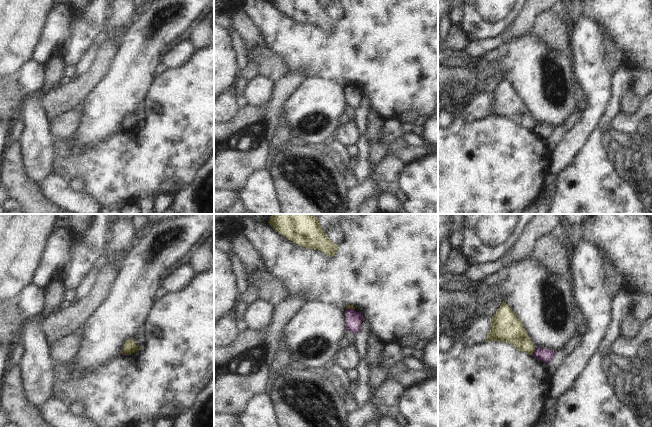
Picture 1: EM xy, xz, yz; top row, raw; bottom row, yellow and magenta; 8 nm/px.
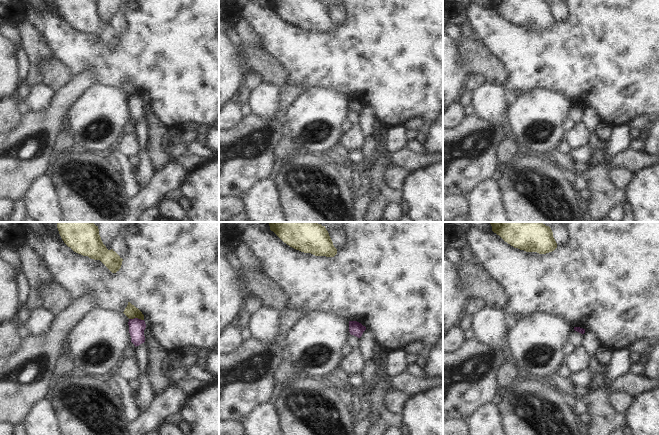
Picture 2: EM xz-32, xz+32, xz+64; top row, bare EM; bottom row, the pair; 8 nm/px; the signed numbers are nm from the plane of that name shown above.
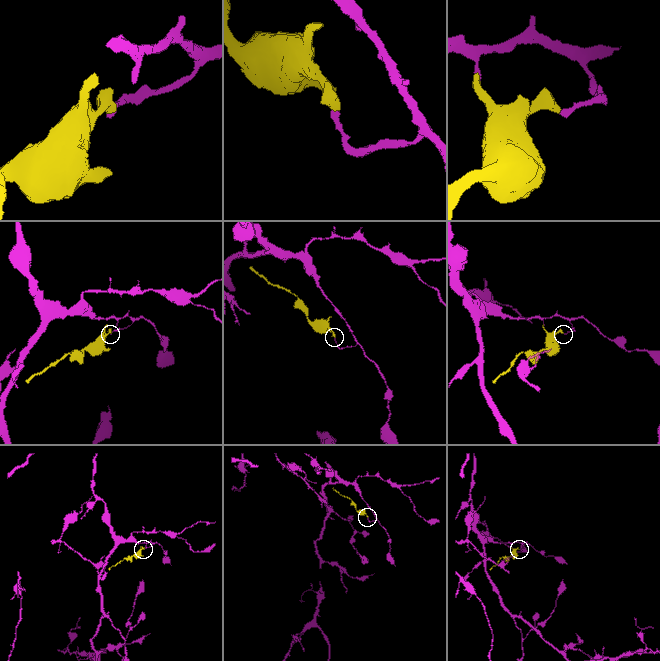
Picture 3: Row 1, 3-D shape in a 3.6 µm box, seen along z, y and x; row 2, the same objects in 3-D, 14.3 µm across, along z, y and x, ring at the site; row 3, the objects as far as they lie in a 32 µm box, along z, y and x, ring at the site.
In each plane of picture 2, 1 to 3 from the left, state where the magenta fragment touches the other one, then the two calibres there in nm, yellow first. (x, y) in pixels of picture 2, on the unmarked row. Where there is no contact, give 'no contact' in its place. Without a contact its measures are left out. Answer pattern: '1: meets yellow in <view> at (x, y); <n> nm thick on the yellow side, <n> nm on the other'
1: meets yellow in xz-32 at (136, 93); 100 nm thick on the yellow side, 130 nm on the other
2: no contact
3: no contact

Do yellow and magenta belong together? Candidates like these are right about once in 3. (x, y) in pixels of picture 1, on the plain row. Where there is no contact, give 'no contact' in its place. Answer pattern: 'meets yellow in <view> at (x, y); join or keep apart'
meets yellow in yz at (533, 128); keep apart

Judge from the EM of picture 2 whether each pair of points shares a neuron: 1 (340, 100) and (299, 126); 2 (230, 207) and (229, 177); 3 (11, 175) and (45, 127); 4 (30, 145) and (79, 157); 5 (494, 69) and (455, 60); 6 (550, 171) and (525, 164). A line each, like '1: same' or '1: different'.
1: same
2: different
3: same
4: different
5: different
6: same

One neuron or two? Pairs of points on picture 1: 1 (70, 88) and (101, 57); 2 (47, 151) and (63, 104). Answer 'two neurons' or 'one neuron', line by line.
1: one neuron
2: two neurons

